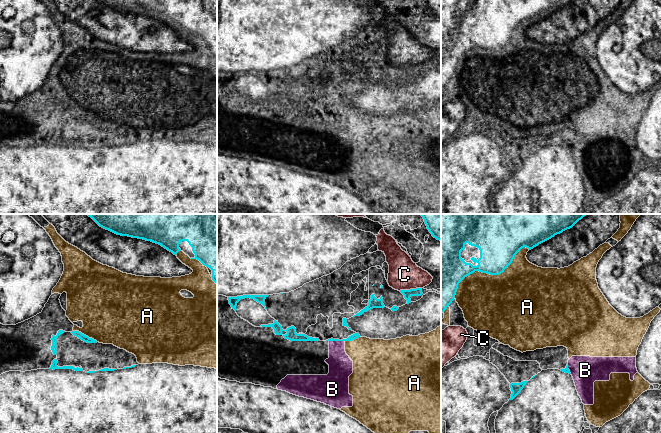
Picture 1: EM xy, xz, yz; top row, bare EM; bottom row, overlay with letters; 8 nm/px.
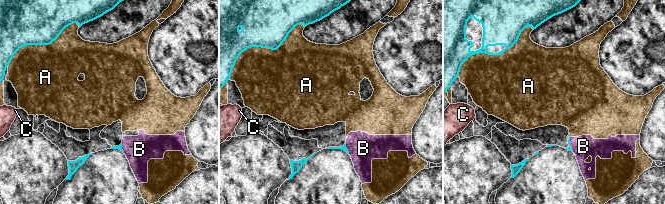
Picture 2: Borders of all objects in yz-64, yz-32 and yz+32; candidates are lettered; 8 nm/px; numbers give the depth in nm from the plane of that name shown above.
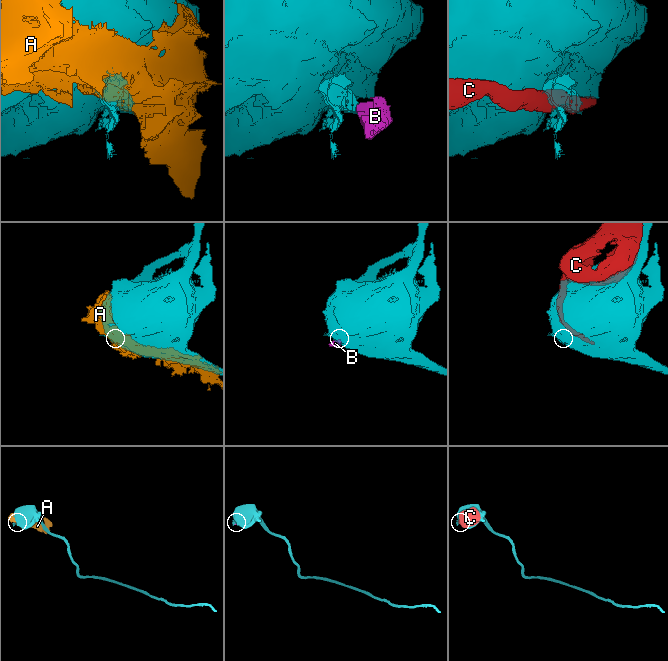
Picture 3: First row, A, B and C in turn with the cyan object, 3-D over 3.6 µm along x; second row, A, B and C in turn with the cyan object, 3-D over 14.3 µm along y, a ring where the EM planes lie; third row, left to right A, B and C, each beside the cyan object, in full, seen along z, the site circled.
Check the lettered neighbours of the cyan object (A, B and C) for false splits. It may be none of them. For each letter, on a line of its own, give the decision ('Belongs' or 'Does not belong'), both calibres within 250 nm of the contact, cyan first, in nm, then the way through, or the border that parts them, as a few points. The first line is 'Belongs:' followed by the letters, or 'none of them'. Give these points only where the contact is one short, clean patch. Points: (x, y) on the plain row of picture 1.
Belongs: none of them
A: Does not belong. Thickness 320 nm (cyan) against 480 nm
B: Does not belong. Thickness 50 nm (cyan) against 190 nm. Boundary: xz (329, 116), (344, 117)
C: Does not belong. Thickness 70 nm (cyan) against 240 nm

